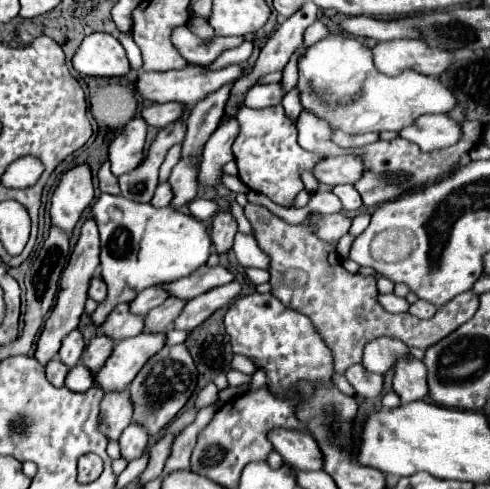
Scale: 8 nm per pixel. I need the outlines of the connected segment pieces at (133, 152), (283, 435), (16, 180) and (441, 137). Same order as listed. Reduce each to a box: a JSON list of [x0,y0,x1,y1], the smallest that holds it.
[[108,116,146,176],[268,428,322,470],[2,156,44,188],[400,116,462,152]]

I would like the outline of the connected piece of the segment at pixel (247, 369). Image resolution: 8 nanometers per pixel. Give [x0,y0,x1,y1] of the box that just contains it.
[230,356,254,374]

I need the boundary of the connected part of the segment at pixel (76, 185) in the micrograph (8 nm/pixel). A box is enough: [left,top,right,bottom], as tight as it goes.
[52,164,92,234]

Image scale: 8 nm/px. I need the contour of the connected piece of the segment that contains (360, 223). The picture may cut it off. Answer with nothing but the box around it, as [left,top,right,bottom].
[350,212,370,236]

